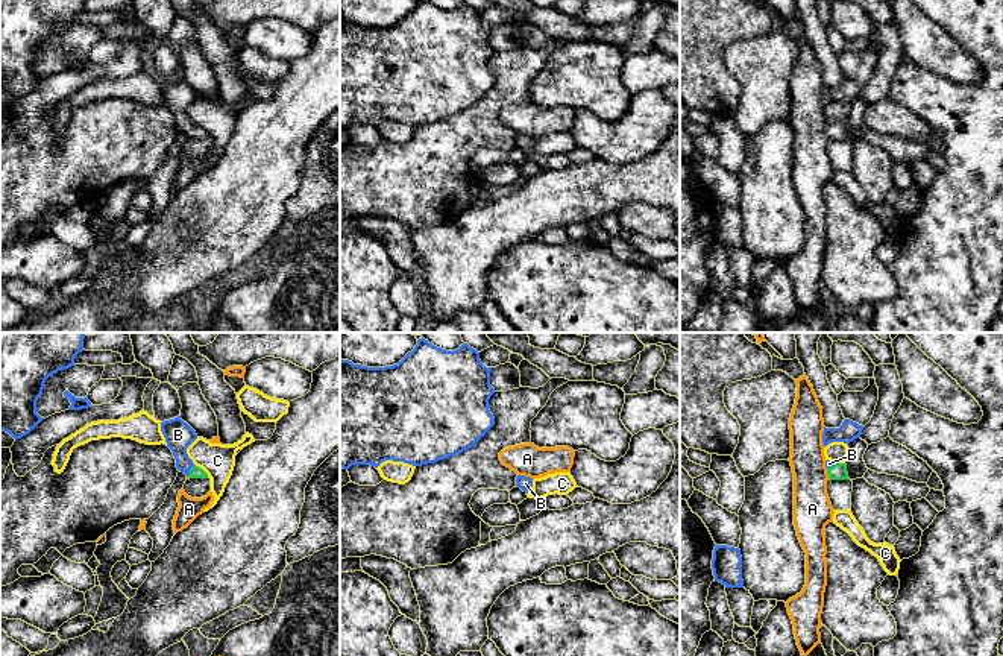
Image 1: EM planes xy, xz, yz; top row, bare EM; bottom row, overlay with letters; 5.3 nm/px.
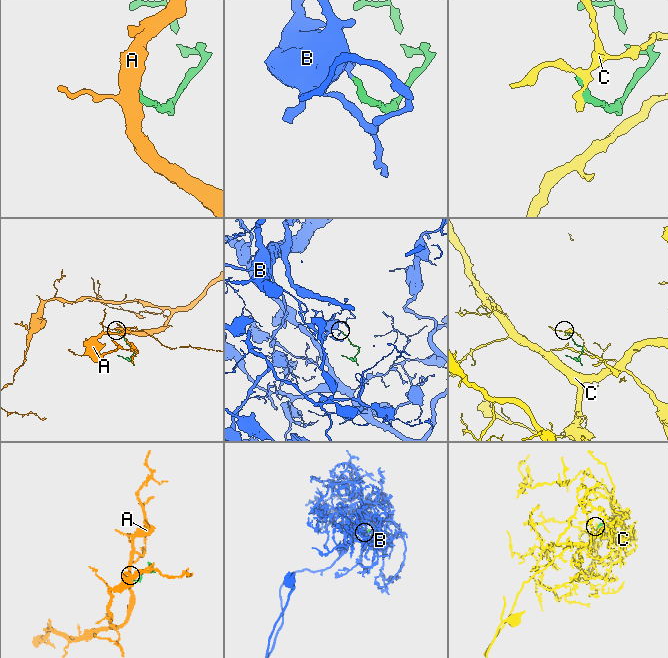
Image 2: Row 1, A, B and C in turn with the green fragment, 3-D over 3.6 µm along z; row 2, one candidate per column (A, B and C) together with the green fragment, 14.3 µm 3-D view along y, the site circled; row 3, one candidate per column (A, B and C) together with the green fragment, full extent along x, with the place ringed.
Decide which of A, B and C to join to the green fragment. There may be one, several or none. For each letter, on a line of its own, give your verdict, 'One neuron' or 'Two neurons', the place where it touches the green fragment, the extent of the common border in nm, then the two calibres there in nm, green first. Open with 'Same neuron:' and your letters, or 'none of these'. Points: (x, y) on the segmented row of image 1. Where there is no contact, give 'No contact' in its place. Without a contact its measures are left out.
Same neuron: B
A: Two neurons. Touches green at yz (827, 473). Shared border 60 nm. Thickness 90 nm (green) against 200 nm
B: One neuron. Touches green at xy (190, 471). Shared border 80 nm. Thickness 60 nm (green) against 150 nm
C: Two neurons. Touches green at xy (202, 469). Shared border 90 nm. Thickness 60 nm (green) against 180 nm

